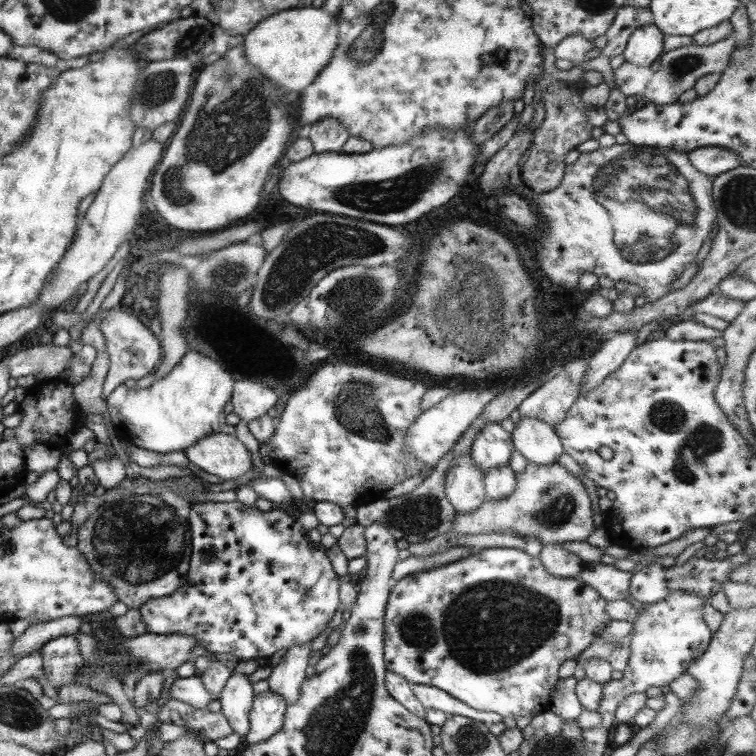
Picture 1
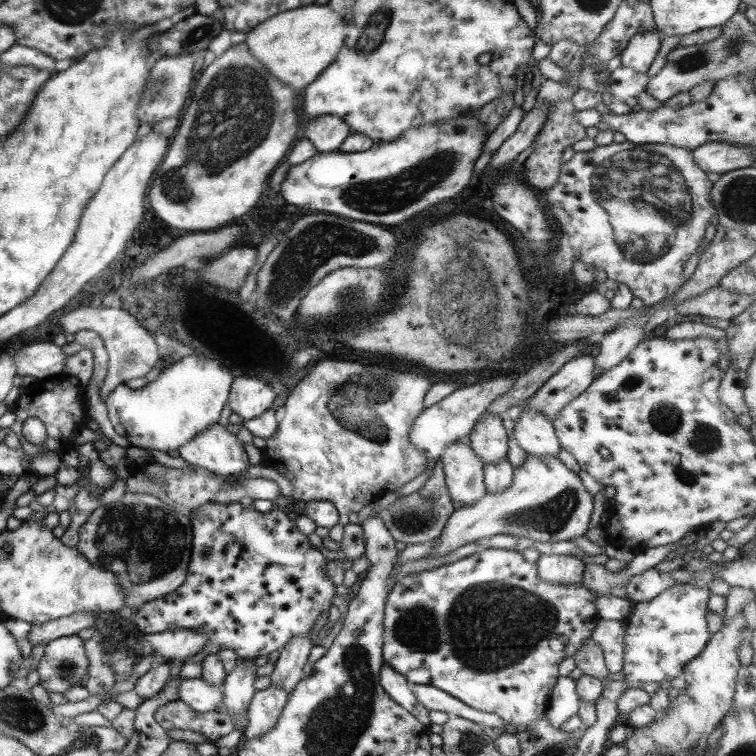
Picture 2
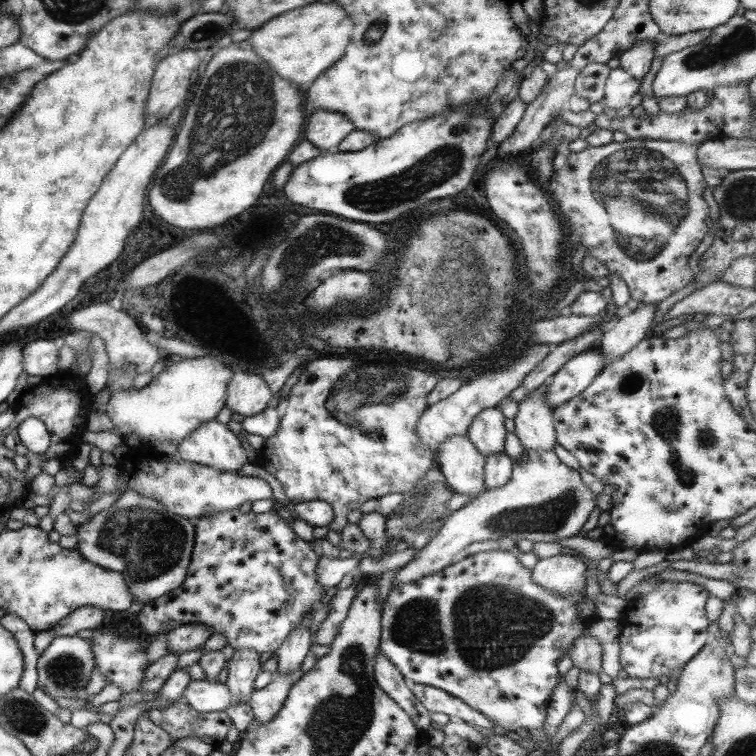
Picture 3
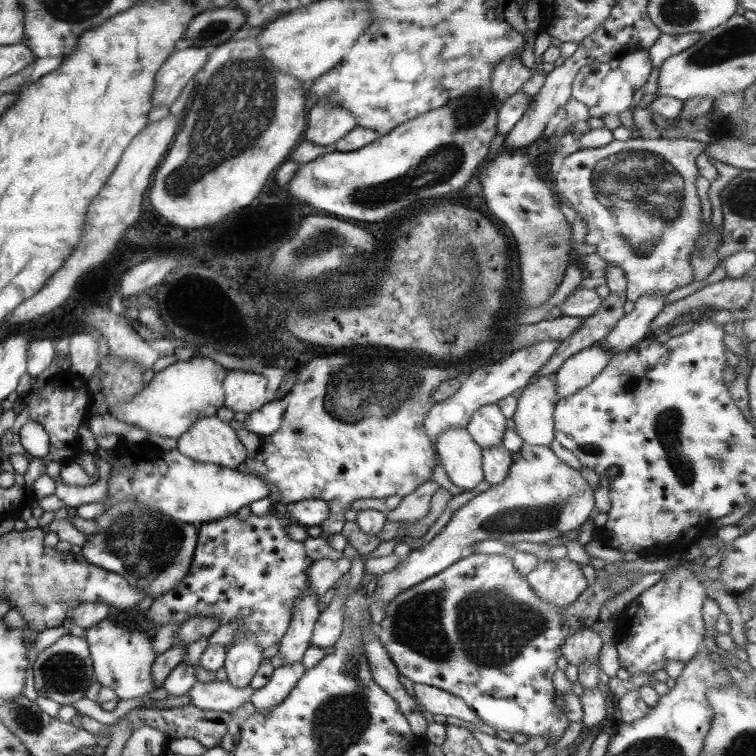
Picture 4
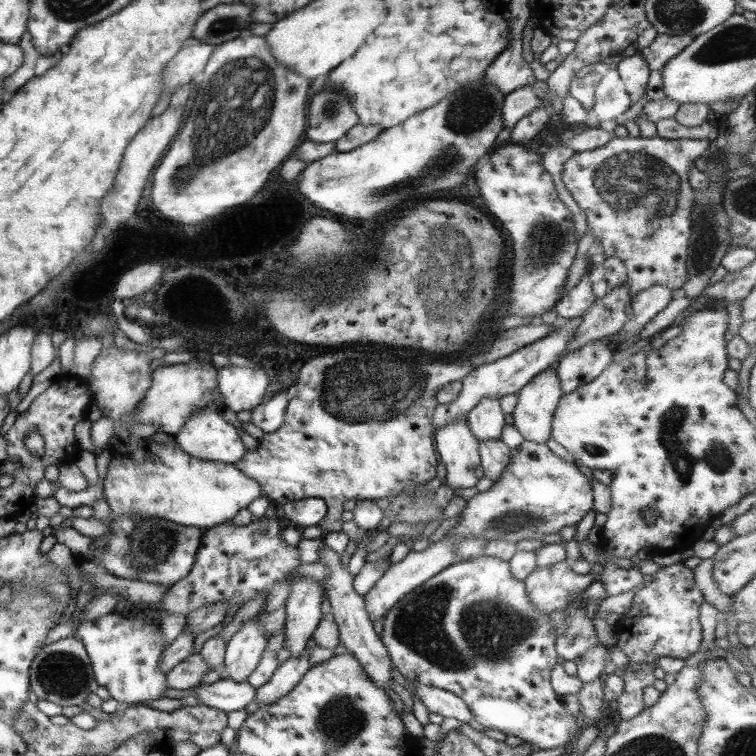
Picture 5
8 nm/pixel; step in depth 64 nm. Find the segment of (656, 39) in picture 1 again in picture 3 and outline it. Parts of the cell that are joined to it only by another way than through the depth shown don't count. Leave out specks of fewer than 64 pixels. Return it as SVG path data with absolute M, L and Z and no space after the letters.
M640 40L632 44L629 50L620 54L619 67L627 73L633 80L640 80L649 72L651 59L654 57L652 48L655 42L653 40Z

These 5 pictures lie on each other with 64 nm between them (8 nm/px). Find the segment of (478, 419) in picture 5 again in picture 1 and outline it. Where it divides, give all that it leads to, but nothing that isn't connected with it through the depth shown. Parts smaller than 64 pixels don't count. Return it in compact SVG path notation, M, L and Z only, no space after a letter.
M485 423L472 438L469 453L482 474L489 469L506 465L514 449L510 434L499 423Z

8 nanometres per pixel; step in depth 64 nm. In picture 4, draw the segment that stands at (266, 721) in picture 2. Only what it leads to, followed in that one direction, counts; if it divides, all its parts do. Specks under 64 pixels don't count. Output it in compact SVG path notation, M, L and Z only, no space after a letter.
M301 661L280 665L273 669L269 680L259 689L252 691L250 702L254 710L260 713L270 711L289 694L295 683L301 678L305 668Z

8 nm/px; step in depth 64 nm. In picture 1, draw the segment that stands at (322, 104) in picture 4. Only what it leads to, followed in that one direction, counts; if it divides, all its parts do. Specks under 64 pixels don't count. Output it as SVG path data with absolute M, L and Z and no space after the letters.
M324 118L307 126L303 133L311 141L315 154L341 153L343 143L349 138L348 130L334 118Z

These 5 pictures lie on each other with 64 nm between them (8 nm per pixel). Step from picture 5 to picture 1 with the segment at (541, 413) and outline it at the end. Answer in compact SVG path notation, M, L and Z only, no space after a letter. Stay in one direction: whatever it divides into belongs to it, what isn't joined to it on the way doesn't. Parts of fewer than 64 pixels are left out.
M522 418L510 433L514 448L533 464L544 465L556 460L562 452L554 427L541 420Z

